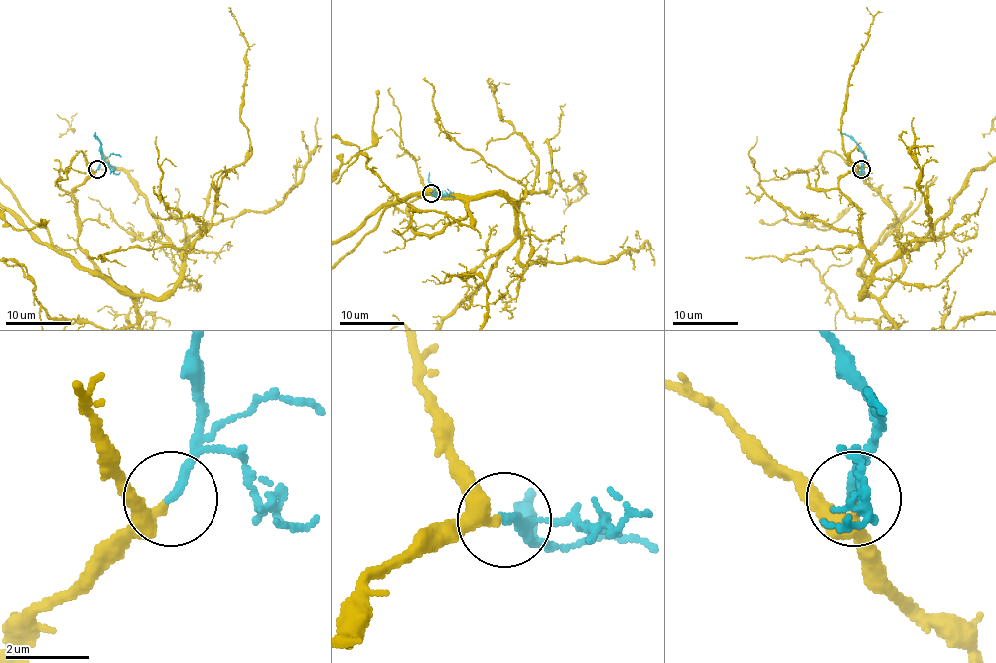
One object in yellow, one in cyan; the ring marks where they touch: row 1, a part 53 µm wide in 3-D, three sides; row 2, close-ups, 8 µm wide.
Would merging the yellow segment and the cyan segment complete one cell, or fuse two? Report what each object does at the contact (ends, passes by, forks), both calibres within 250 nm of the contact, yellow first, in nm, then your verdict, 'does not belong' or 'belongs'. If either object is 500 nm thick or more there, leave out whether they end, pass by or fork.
yellow passes by; cyan ends; calibres 240 and 220 nm; belongs

